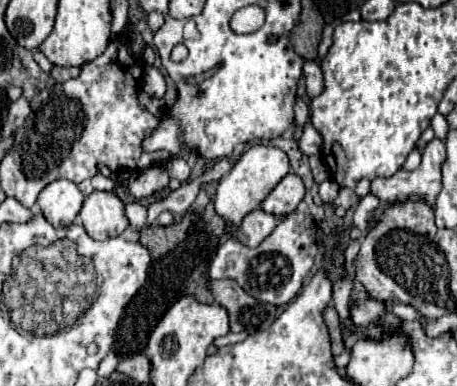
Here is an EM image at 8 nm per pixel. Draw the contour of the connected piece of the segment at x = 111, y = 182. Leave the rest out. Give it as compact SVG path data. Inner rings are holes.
M95 175L91 179L91 183L93 183L93 189L97 189L97 191L109 191L109 193L115 193L115 187L117 187L115 179L107 179L103 175Z

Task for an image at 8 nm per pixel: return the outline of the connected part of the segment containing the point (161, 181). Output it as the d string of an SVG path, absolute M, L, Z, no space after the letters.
M151 167L143 173L133 173L129 177L129 193L135 199L149 197L159 189L165 189L167 185L169 185L169 173L165 167Z

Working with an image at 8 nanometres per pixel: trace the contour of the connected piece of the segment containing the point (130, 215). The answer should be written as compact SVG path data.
M136 201L135 203L128 203L125 206L125 215L129 221L129 227L133 229L141 229L145 225L147 219L147 209Z

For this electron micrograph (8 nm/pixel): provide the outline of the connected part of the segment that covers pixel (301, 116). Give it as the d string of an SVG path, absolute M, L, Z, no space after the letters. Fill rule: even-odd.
M297 97L297 103L295 103L295 127L303 129L305 125L309 123L309 105Z

